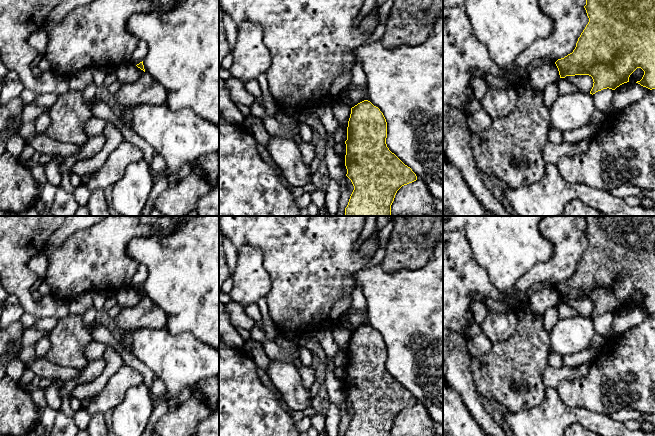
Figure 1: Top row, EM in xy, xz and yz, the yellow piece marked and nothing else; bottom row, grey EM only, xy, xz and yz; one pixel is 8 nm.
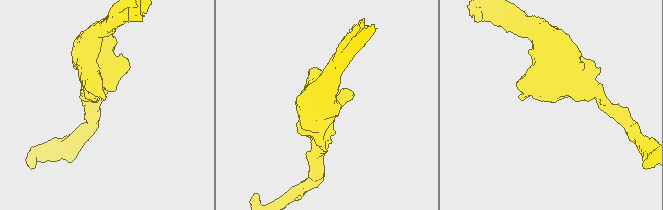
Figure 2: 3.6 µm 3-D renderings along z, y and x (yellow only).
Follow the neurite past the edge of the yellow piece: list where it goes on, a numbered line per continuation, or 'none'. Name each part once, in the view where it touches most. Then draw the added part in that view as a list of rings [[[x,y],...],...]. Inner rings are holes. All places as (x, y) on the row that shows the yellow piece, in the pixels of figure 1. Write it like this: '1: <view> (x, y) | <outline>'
none

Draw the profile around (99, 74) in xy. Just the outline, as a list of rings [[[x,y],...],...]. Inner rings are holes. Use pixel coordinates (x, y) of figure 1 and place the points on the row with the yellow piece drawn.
[[[97,67],[92,69],[93,69],[94,84],[97,86],[97,88],[103,86],[105,78],[109,72],[109,69]]]

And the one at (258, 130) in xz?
[[[260,119],[253,123],[250,127],[250,131],[256,141],[267,148],[269,143],[269,134]]]

